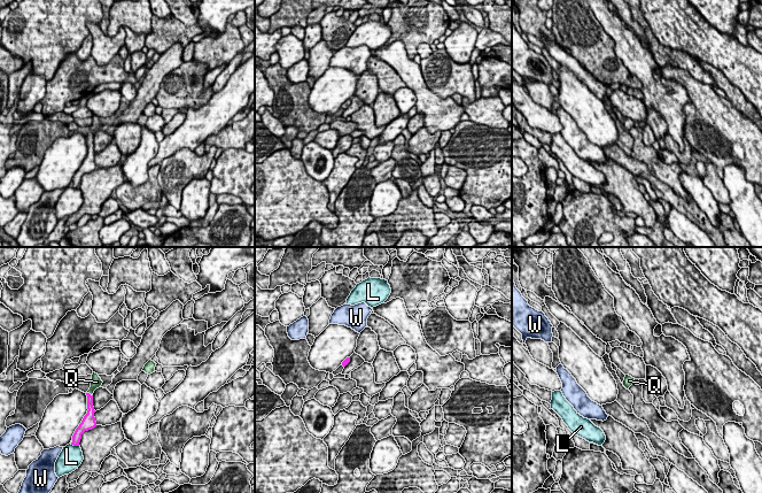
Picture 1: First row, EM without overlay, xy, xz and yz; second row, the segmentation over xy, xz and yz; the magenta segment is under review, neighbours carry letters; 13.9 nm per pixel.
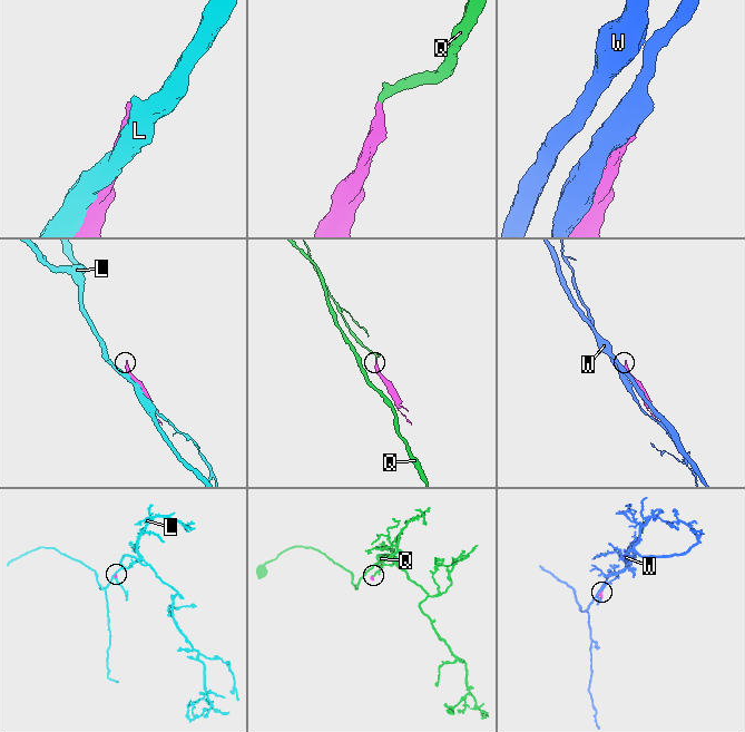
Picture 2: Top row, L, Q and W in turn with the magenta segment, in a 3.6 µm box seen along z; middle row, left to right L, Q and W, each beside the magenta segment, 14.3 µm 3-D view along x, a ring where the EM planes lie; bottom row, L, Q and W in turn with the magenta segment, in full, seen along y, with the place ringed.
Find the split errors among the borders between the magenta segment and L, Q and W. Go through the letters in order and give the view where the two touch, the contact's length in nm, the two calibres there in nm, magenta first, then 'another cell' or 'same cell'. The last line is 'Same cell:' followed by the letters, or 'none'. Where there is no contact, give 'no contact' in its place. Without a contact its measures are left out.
L: meets magenta in xy; contact 130 nm long; 130 nm thick on the magenta side, 320 nm on the other; another cell
Q: meets magenta in xy; contact 100 nm long; 100 nm thick on the magenta side, 140 nm on the other; same cell
W: meets magenta in xy; contact 60 nm long; 130 nm thick on the magenta side, 30 nm on the other; another cell
Same cell: Q

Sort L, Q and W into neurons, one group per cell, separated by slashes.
L / Q / W

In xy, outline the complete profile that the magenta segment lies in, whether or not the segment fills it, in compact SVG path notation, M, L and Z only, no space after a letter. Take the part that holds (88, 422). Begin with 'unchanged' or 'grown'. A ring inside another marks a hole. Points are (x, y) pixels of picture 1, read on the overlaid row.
grown; M93 372L91 387L86 393L86 395L87 395L87 409L88 410L87 410L87 414L84 416L81 423L76 429L76 431L72 436L71 445L73 445L73 446L79 446L81 434L85 431L92 430L96 426L96 422L95 422L95 417L94 417L95 410L94 410L94 407L93 407L93 393L96 388L101 387L102 383L103 382L99 377L99 375Z

